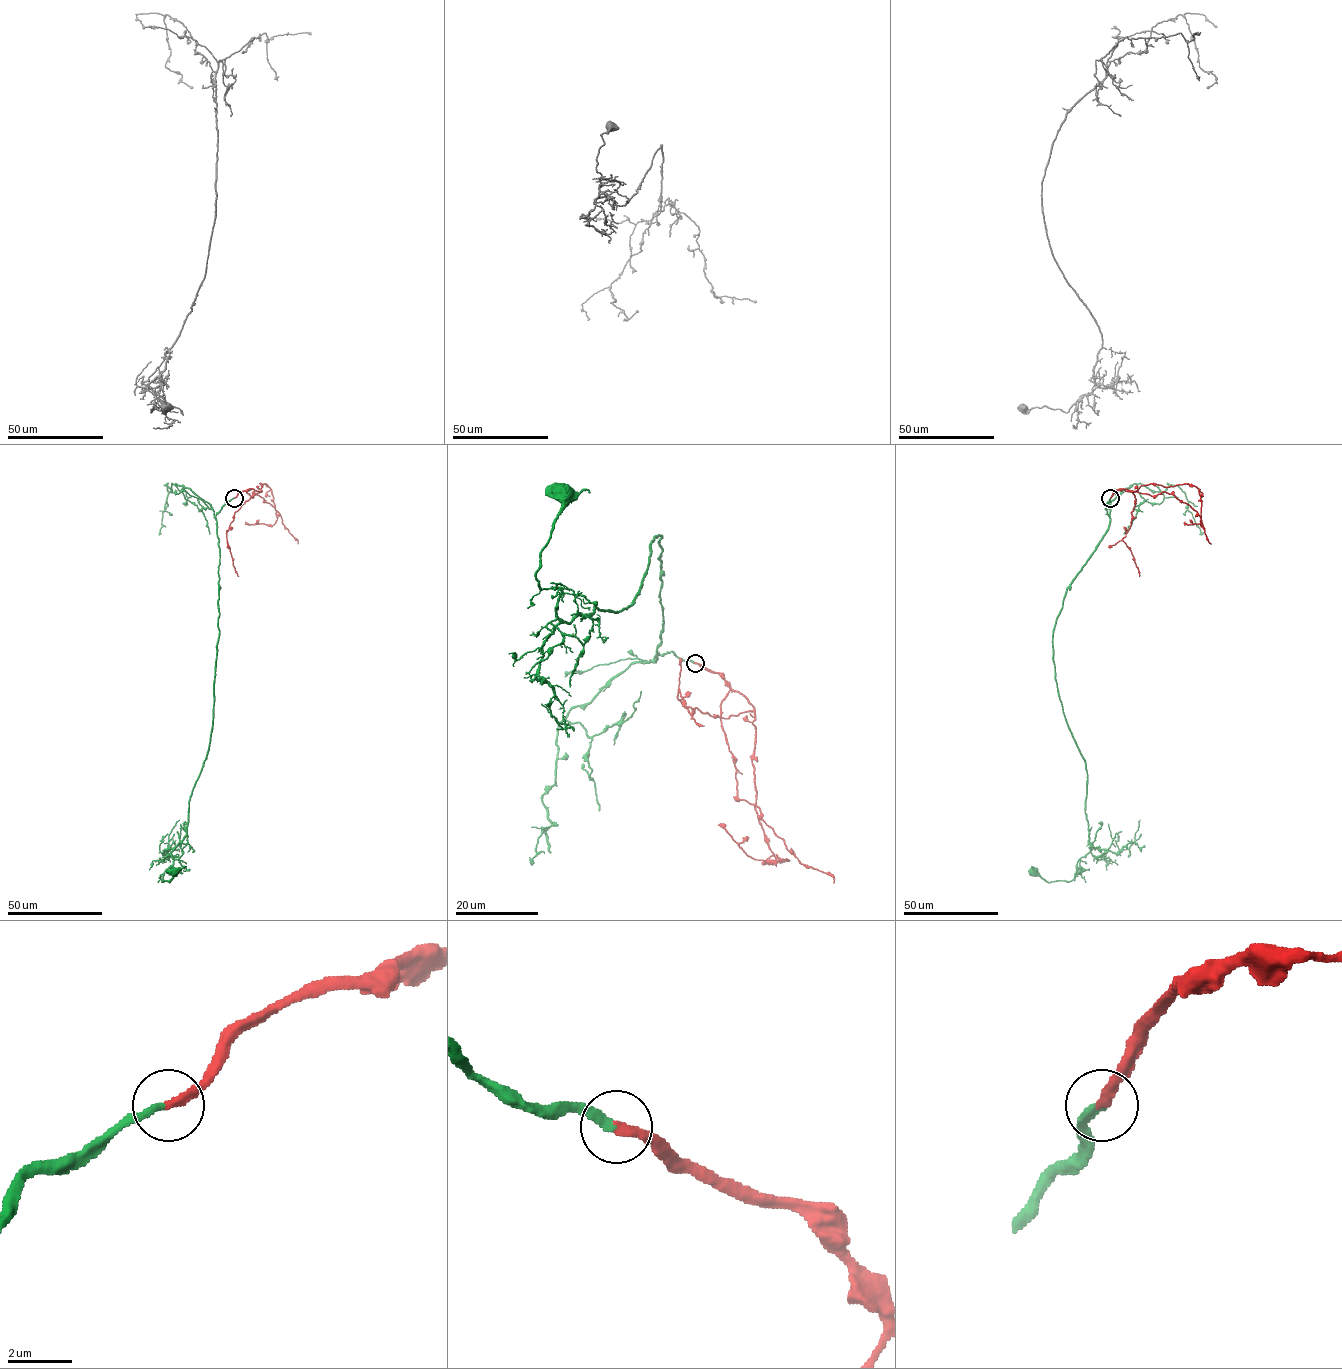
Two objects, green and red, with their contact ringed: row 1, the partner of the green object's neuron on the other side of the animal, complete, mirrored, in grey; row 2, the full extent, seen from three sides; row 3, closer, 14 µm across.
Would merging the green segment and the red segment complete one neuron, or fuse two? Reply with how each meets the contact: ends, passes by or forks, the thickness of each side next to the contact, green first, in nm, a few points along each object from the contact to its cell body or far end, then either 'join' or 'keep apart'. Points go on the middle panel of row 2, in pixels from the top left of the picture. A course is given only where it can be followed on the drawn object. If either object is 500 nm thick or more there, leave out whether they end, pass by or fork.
green ends there; red ends there; 260 nm thick on the green side, 320 nm on the other; green runs (694, 662), (654, 660), (660, 536), (629, 605), (556, 615), (560, 589), (536, 575), (565, 493); red runs (694, 662), (718, 674), (752, 706), (756, 813), (772, 852), (780, 861), (789, 860), (751, 858), (718, 825); join

